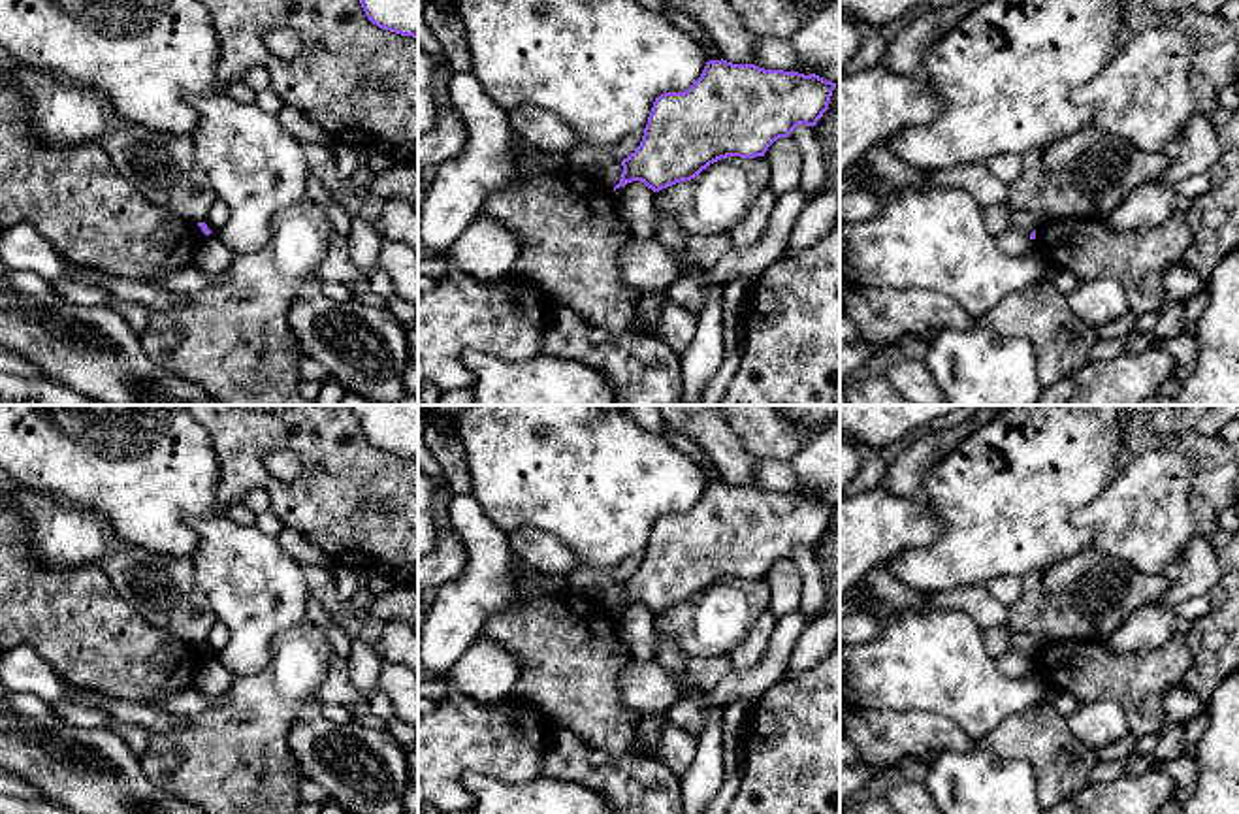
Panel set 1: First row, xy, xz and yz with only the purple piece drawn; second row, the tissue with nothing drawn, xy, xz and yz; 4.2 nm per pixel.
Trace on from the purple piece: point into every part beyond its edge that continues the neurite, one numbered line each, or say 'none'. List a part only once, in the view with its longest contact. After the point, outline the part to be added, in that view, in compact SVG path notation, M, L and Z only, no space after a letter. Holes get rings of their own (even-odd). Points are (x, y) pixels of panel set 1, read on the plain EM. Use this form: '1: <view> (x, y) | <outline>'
none

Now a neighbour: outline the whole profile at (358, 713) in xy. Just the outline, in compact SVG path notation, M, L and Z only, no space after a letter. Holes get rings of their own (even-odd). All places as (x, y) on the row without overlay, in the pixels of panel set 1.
M367 703L346 707L350 720L371 729L384 729L384 722L369 710Z

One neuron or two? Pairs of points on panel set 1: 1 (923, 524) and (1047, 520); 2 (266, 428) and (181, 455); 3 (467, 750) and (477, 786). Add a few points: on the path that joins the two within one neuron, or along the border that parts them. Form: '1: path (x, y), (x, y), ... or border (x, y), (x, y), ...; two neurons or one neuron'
1: border (921, 492), (938, 536), (904, 553); two neurons
2: border (198, 424), (206, 432), (217, 460), (219, 488); two neurons
3: border (460, 779), (466, 773), (484, 773), (516, 782); two neurons

